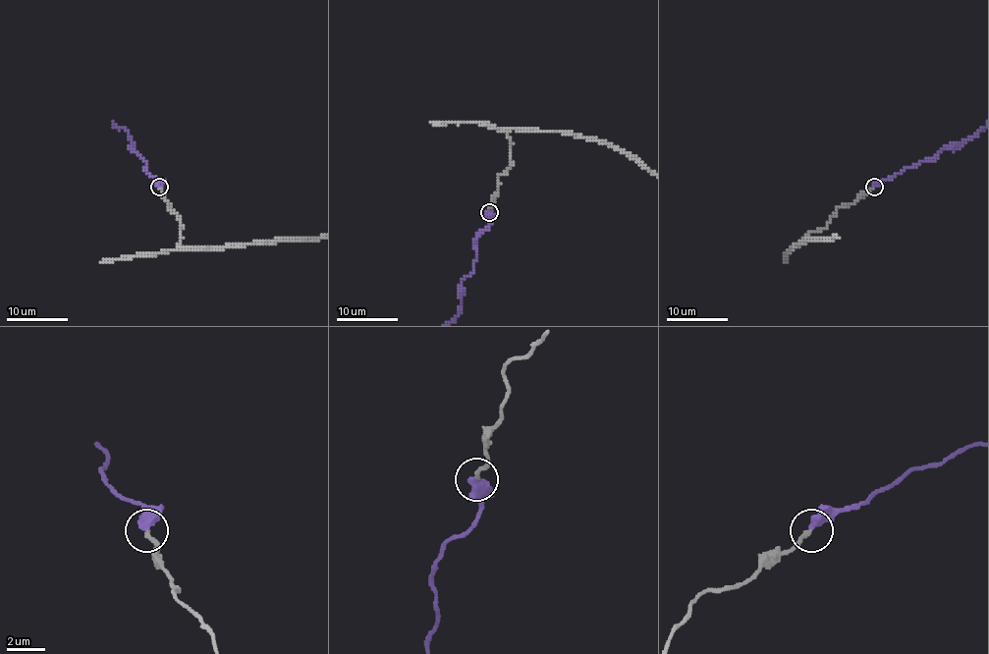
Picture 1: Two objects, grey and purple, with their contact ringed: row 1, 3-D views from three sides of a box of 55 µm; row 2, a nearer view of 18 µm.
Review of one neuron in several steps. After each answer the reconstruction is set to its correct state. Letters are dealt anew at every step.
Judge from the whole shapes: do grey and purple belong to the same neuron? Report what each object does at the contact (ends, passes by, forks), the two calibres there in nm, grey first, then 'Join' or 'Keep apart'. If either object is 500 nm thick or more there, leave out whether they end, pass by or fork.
Thickness 220 nm (grey) against 500 nm. Join

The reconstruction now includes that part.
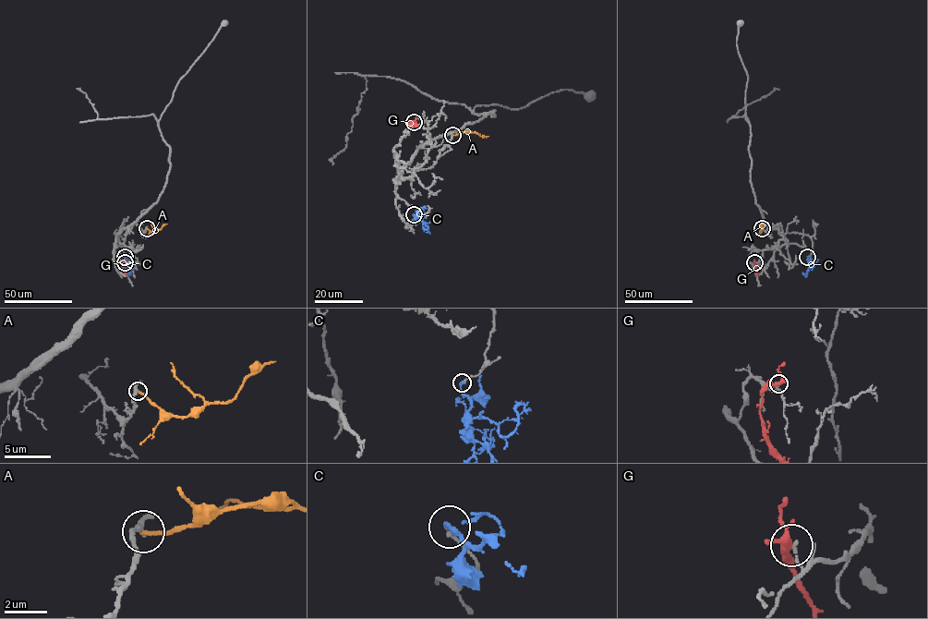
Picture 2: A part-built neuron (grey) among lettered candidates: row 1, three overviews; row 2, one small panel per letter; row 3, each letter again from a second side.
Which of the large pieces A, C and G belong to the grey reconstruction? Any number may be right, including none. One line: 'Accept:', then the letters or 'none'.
Accept: none

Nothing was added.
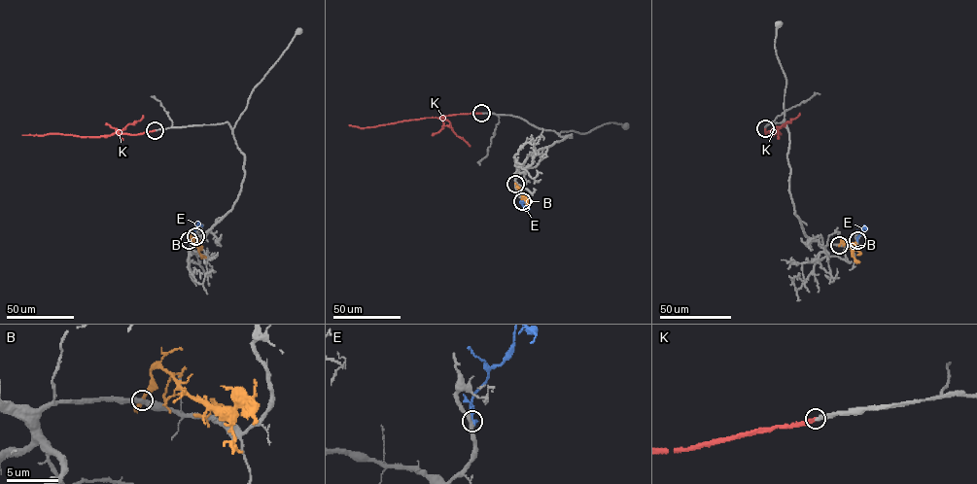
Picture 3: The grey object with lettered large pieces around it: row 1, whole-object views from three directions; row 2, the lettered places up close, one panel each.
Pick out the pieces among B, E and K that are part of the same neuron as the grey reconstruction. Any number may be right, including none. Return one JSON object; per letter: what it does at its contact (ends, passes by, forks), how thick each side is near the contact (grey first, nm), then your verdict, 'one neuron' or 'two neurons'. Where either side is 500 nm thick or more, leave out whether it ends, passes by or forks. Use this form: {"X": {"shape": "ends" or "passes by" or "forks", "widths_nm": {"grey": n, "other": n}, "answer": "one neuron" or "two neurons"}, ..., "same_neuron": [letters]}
{"B": {"shape": "passes by", "widths_nm": {"grey": 380, "other": 260}, "answer": "two neurons"}, "E": {"shape": "ends", "widths_nm": {"grey": 300, "other": 240}, "answer": "two neurons"}, "K": {"shape": "ends", "widths_nm": {"grey": 280, "other": 300}, "answer": "one neuron"}, "same_neuron": ["K"]}

